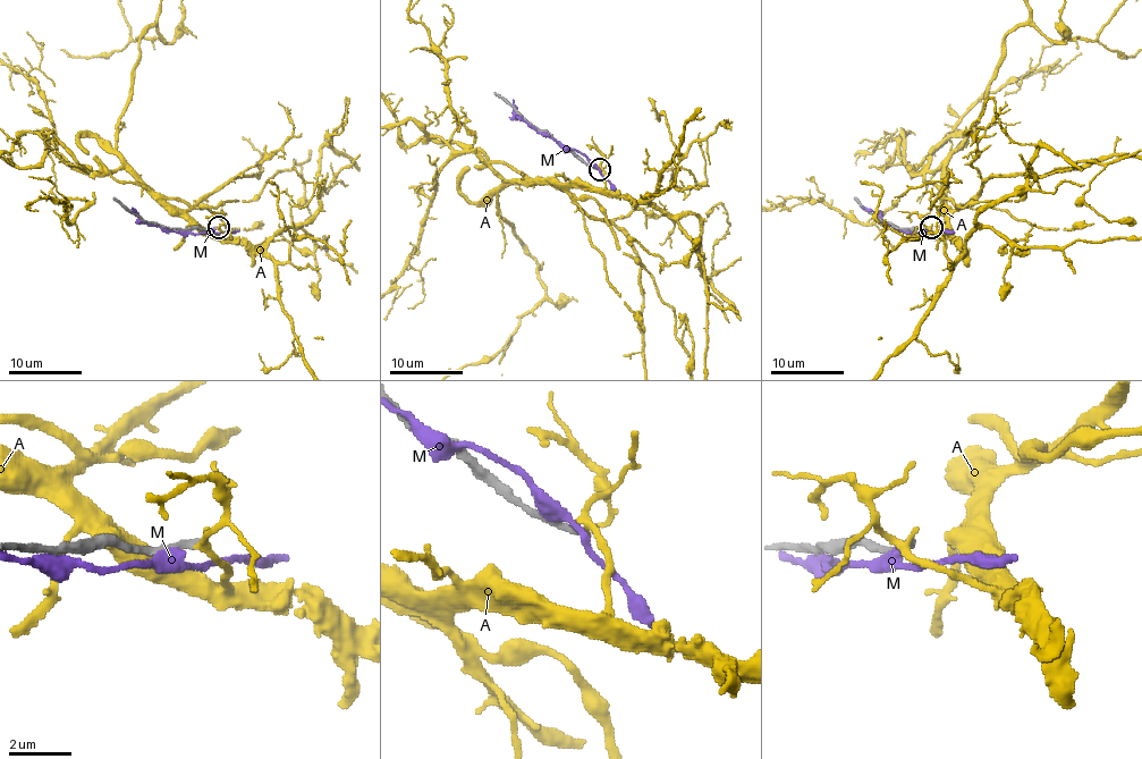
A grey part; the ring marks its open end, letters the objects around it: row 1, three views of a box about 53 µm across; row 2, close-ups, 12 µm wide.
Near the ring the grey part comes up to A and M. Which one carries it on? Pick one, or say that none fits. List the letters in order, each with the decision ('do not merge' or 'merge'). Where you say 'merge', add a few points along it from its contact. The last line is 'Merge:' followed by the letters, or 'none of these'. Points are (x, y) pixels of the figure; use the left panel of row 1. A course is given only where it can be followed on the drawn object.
A: do not merge
M: do not merge
Merge: none of these

